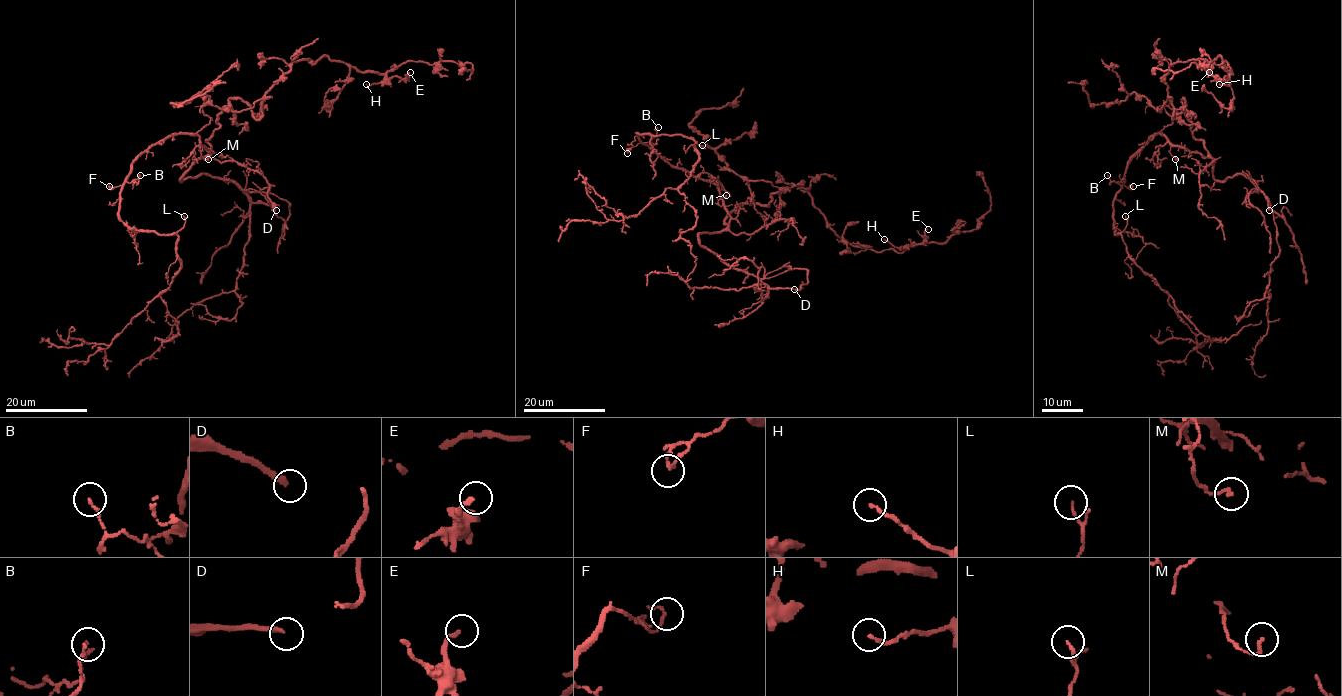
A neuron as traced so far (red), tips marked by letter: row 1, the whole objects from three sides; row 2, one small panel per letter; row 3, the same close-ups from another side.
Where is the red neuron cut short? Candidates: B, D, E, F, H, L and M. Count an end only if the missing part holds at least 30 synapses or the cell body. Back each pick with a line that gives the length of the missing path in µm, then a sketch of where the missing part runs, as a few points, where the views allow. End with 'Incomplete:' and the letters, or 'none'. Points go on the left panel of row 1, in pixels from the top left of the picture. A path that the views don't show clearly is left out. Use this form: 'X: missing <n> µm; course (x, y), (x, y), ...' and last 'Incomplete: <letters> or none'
D: missing 90 µm; course (276, 210), (311, 236), (224, 219), (155, 223), (47, 220)
Incomplete: D

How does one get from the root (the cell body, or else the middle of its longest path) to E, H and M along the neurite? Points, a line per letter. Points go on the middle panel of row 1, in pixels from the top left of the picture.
E: (728, 211), (727, 227), (737, 205), (768, 204), (772, 193), (801, 185), (850, 244), (902, 252), (928, 229)
H: (728, 211), (727, 227), (737, 205), (768, 204), (772, 193), (801, 185), (850, 244), (903, 251), (884, 239)
M: (728, 211), (719, 190), (723, 197), (726, 195)

